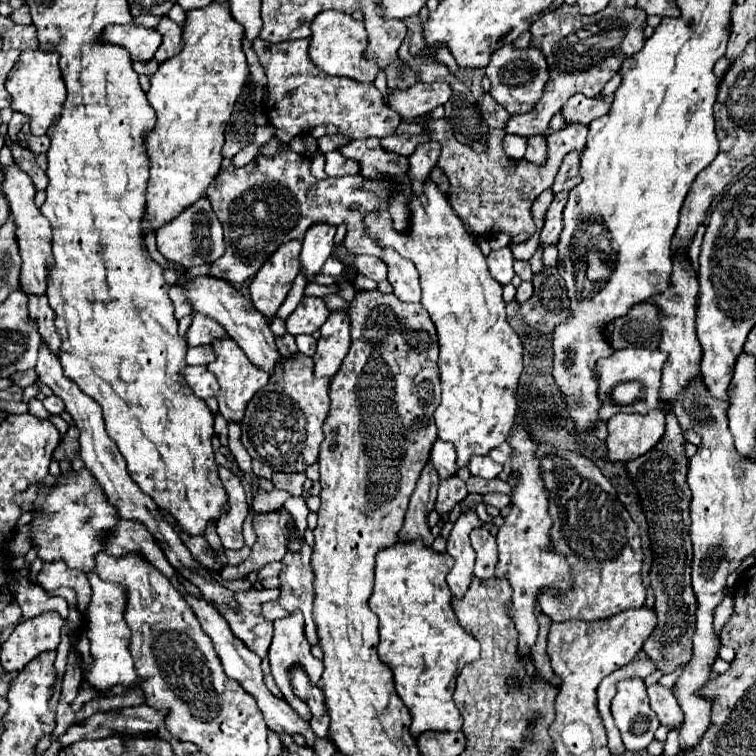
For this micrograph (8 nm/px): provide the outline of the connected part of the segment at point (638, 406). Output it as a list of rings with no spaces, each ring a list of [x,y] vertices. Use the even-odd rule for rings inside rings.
[[[626,348],[626,350],[618,350],[614,352],[610,358],[602,358],[596,362],[596,372],[598,372],[598,396],[600,396],[600,410],[598,410],[598,416],[602,420],[610,420],[614,414],[618,412],[630,412],[630,414],[646,414],[650,412],[652,408],[656,408],[658,404],[658,390],[660,390],[660,370],[662,370],[662,364],[666,360],[666,354],[660,352],[660,350],[644,350],[644,348]],[[620,382],[640,382],[644,386],[644,392],[646,396],[632,402],[632,404],[626,404],[626,406],[618,406],[614,404],[612,400],[612,390],[616,384]]]

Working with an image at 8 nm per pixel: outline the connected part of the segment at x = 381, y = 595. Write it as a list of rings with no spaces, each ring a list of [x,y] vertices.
[[[420,538],[396,542],[376,554],[376,582],[370,596],[370,608],[380,618],[378,654],[394,674],[396,692],[410,710],[412,736],[426,730],[461,730],[462,716],[452,692],[456,678],[466,662],[480,654],[478,640],[462,630],[452,610],[452,594],[446,576],[454,566],[454,558],[436,552]]]

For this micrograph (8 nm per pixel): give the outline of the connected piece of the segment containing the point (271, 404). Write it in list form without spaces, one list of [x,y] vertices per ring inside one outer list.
[[[302,352],[280,358],[268,386],[258,390],[246,406],[242,444],[254,460],[268,464],[276,472],[304,472],[318,460],[318,448],[324,440],[322,422],[330,410],[330,378],[316,378],[312,370],[312,358]]]

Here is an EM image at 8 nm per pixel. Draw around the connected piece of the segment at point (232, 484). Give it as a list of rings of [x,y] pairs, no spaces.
[[[218,466],[218,474],[220,474],[220,480],[228,494],[228,508],[222,514],[222,518],[216,522],[216,526],[218,526],[216,530],[218,530],[218,536],[220,536],[224,548],[242,548],[244,546],[242,522],[248,514],[246,492],[244,492],[240,478],[226,466]]]

